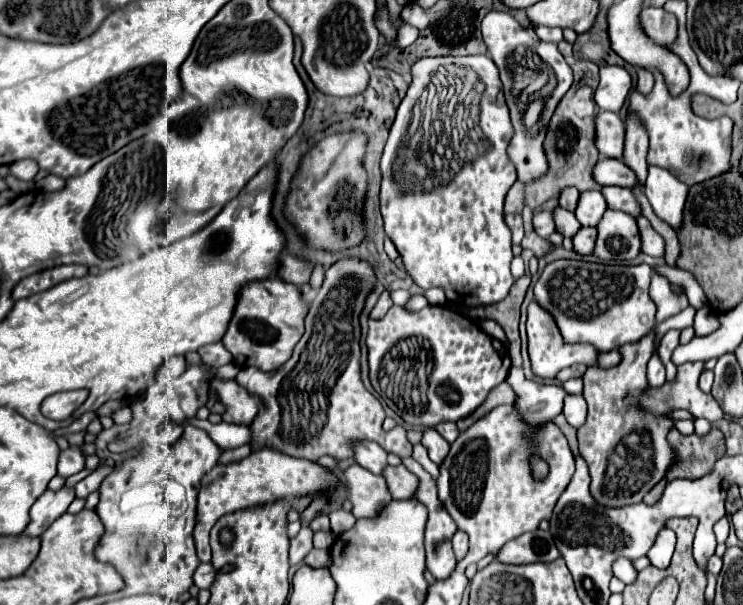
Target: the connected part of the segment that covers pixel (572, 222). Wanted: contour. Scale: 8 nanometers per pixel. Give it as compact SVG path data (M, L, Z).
M555 208L555 226L557 226L557 232L561 232L565 238L573 238L575 232L579 232L581 224L579 220L575 220L575 214L569 212L569 210L563 210L563 208Z

